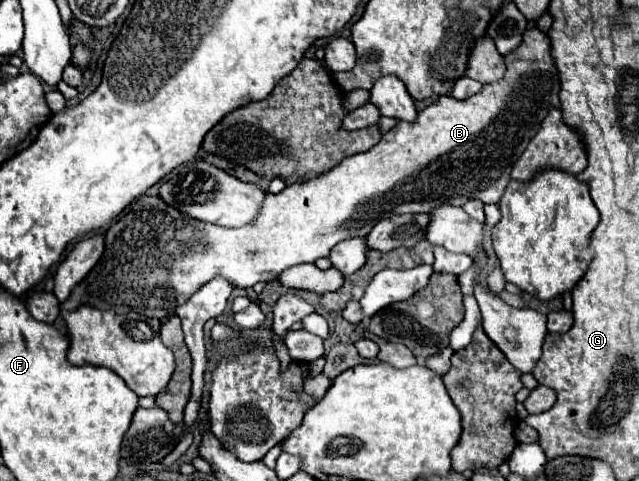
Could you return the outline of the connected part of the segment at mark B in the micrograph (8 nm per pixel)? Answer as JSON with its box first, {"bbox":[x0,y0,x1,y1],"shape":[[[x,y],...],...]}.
{"bbox":[62,28,560,320],"shape":[[[532,28],[524,34],[522,38],[522,44],[504,56],[506,58],[506,74],[502,80],[498,82],[490,82],[490,84],[484,84],[482,90],[474,96],[470,96],[468,100],[456,100],[452,96],[440,96],[438,102],[426,106],[420,114],[418,114],[418,120],[414,124],[408,124],[408,122],[398,122],[392,130],[388,130],[384,136],[382,136],[382,142],[378,142],[376,146],[372,146],[368,152],[362,152],[362,154],[356,154],[356,156],[350,156],[346,160],[342,160],[336,168],[332,168],[330,172],[326,174],[320,174],[318,178],[312,178],[310,182],[306,184],[292,184],[292,186],[286,186],[280,194],[268,194],[266,200],[264,200],[264,206],[260,210],[260,216],[248,224],[248,226],[242,226],[242,228],[220,228],[216,224],[208,224],[208,222],[200,222],[196,218],[190,218],[188,214],[182,214],[178,210],[174,210],[172,206],[168,206],[162,198],[158,196],[140,196],[136,198],[128,210],[106,230],[106,250],[104,250],[104,256],[100,258],[100,262],[96,264],[96,268],[80,282],[74,286],[70,298],[62,304],[62,308],[66,310],[76,310],[78,304],[90,304],[90,306],[96,306],[96,308],[102,308],[102,310],[114,310],[114,312],[126,312],[128,308],[132,310],[140,310],[152,318],[158,318],[158,320],[164,320],[164,318],[170,318],[174,312],[176,312],[176,306],[184,304],[198,288],[202,288],[208,280],[216,278],[216,276],[224,276],[228,278],[236,288],[252,288],[256,282],[262,282],[262,280],[276,280],[278,274],[290,266],[296,266],[296,264],[304,264],[304,262],[316,262],[318,258],[322,256],[328,256],[328,252],[342,240],[348,240],[348,238],[354,238],[354,236],[360,236],[364,238],[372,226],[380,220],[380,218],[386,218],[388,214],[418,214],[418,212],[430,212],[434,210],[436,206],[442,206],[442,204],[452,204],[452,206],[462,206],[468,198],[480,198],[484,204],[498,204],[498,200],[502,198],[508,182],[510,182],[510,170],[512,170],[512,164],[516,162],[516,158],[524,152],[524,148],[528,146],[528,142],[534,138],[534,134],[538,132],[540,128],[540,122],[542,118],[548,114],[548,110],[552,108],[560,108],[560,100],[558,100],[558,90],[560,90],[560,82],[558,82],[558,70],[554,66],[554,60],[550,56],[550,38],[546,34],[542,34],[538,28]]]}

